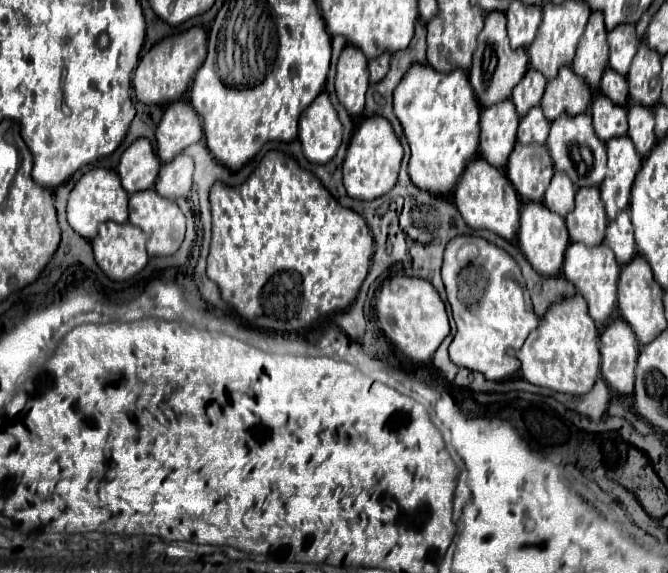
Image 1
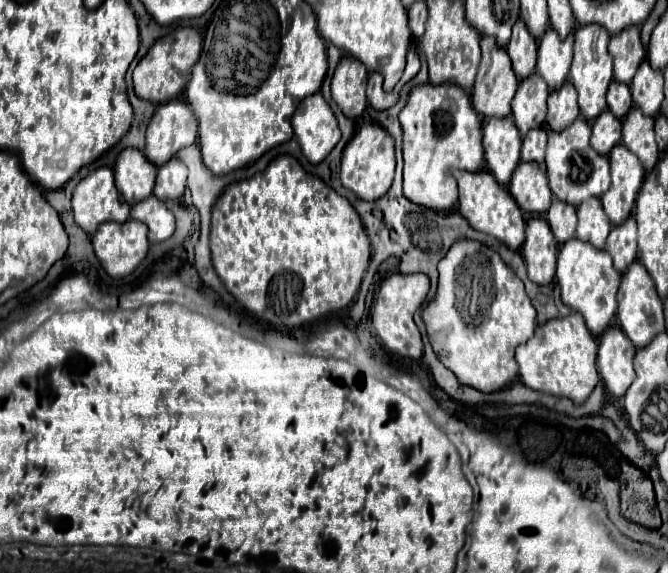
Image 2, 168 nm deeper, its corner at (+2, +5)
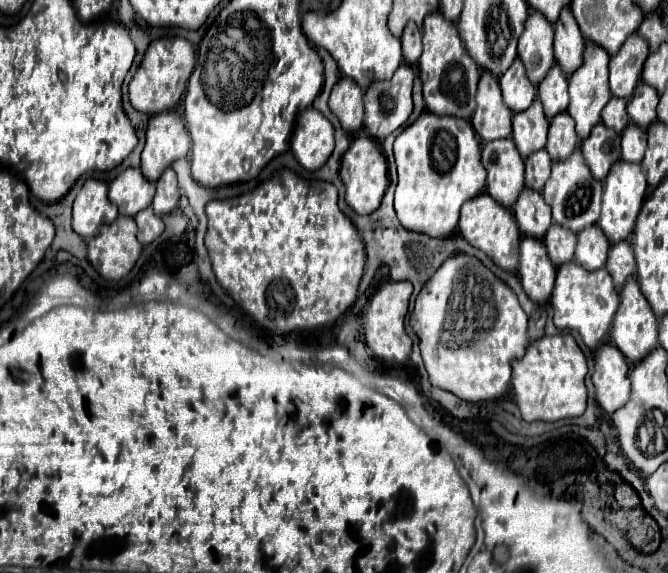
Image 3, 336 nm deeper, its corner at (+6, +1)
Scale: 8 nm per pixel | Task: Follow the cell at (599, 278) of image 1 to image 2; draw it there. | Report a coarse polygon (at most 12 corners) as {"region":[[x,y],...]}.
{"region":[[580,239],[558,251],[556,283],[592,335],[616,315],[622,275]]}

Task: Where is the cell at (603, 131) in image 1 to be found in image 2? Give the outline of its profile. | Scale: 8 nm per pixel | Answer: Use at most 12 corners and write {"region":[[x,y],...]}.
{"region":[[608,109],[592,123],[592,147],[608,155],[622,141],[622,121]]}

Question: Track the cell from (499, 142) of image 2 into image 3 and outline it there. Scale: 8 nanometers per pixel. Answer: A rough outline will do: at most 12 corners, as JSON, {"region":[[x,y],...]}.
{"region":[[512,137],[488,141],[486,191],[512,207],[524,187],[524,161]]}

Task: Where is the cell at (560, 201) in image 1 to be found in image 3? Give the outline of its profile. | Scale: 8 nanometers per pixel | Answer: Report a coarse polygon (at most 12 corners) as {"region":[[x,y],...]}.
{"region":[[554,223],[544,245],[554,265],[574,259],[576,235]]}

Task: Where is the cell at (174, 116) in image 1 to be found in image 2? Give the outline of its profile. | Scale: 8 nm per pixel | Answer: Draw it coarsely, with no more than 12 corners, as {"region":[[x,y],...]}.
{"region":[[188,103],[160,105],[146,129],[156,165],[198,143]]}

